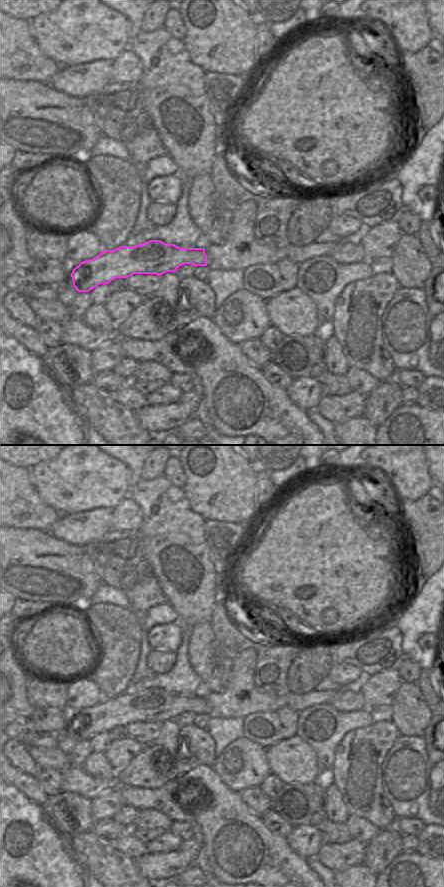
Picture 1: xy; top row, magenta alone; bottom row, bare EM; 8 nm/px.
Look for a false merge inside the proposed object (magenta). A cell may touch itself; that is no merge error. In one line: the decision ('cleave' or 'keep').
keep

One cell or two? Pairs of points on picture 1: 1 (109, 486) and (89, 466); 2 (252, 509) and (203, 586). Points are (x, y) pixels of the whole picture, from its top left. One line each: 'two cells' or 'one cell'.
1: one cell
2: two cells

